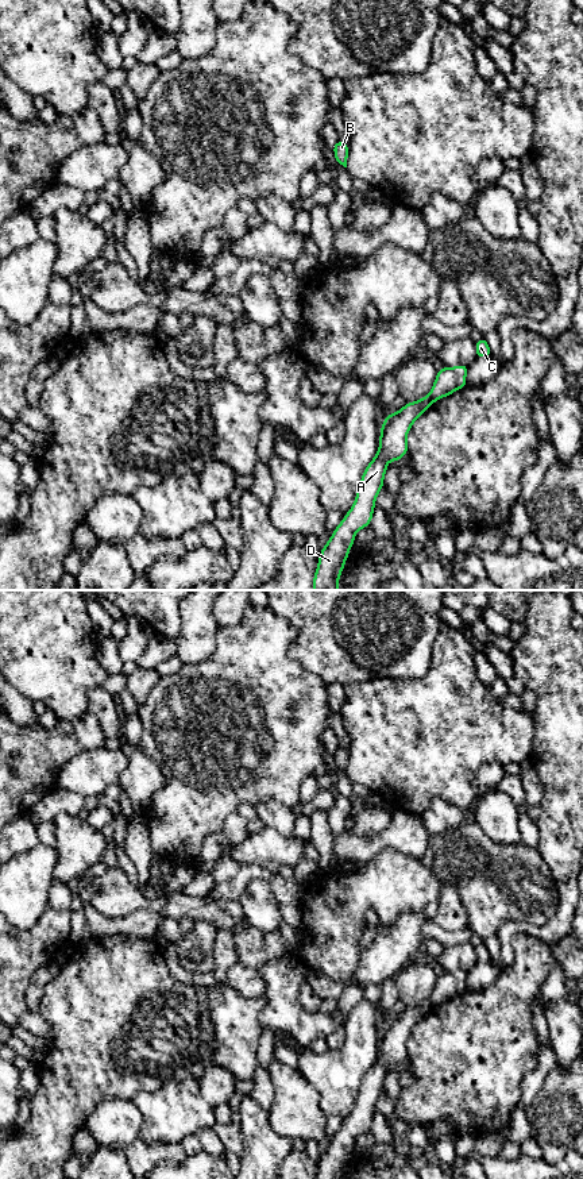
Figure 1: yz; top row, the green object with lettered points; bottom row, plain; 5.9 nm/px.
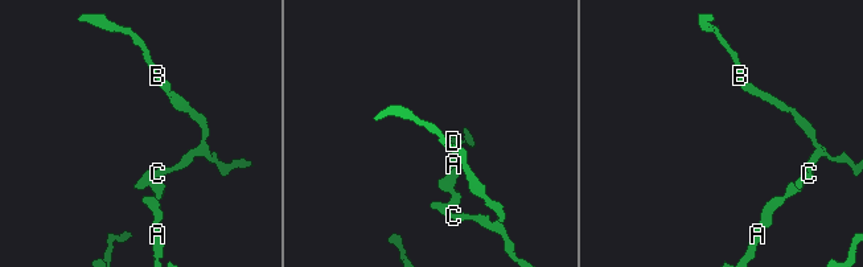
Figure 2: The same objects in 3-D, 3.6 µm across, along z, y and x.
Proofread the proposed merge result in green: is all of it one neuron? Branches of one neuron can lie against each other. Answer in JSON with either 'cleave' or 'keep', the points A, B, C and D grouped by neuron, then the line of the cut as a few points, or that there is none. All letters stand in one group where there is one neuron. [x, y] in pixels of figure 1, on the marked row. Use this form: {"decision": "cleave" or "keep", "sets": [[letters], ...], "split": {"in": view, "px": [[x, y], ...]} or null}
{"decision": "cleave", "sets": [["A", "D"], ["B", "C"]], "split": {"in": "yz", "px": [[428, 396], [432, 401]]}}

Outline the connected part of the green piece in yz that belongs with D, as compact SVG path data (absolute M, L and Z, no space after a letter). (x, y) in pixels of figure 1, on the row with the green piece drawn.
M425 396L420 401L406 402L401 411L385 417L379 450L362 475L355 502L318 555L313 590L339 590L339 577L355 542L355 533L370 525L372 519L375 498L383 488L387 463L405 456L408 432L431 404L429 396Z

